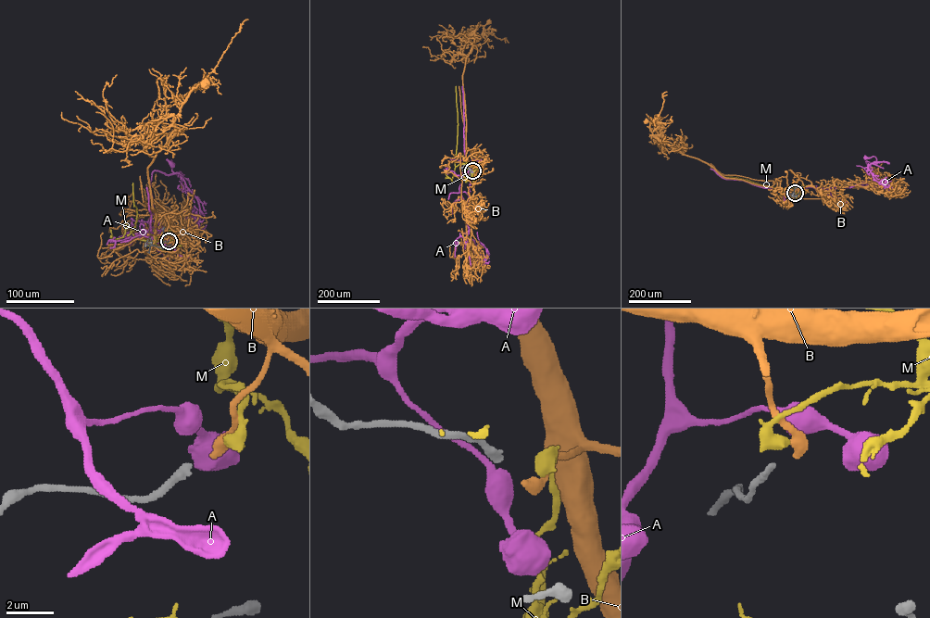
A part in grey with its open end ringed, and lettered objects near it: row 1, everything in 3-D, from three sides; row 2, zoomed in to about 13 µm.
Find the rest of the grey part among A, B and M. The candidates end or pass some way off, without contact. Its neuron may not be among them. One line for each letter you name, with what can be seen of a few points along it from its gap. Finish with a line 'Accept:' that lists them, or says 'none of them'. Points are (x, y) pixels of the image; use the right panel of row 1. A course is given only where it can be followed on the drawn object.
B: it runs (795, 193), (725, 178), (707, 163), (683, 155), (660, 141), (653, 134), (650, 122), (646, 120)
Accept: B

